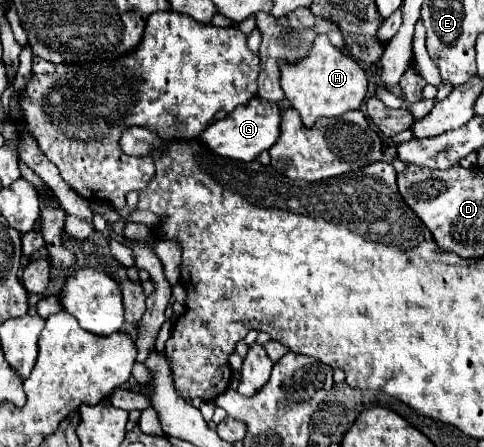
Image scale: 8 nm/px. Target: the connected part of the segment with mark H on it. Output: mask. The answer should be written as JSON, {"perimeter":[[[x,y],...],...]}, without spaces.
{"perimeter":[[[318,36],[306,60],[296,66],[286,64],[282,68],[280,84],[290,104],[298,110],[306,128],[312,128],[314,122],[322,116],[334,118],[342,116],[344,112],[358,110],[368,92],[368,76],[362,66],[350,56],[344,56],[338,48],[334,48],[326,36]]]}

